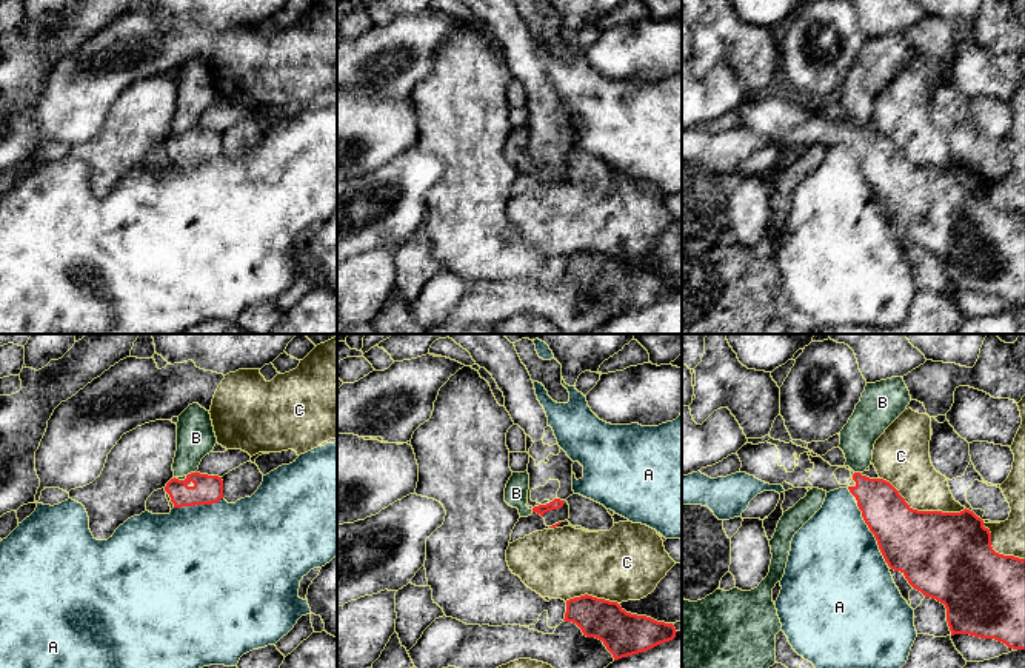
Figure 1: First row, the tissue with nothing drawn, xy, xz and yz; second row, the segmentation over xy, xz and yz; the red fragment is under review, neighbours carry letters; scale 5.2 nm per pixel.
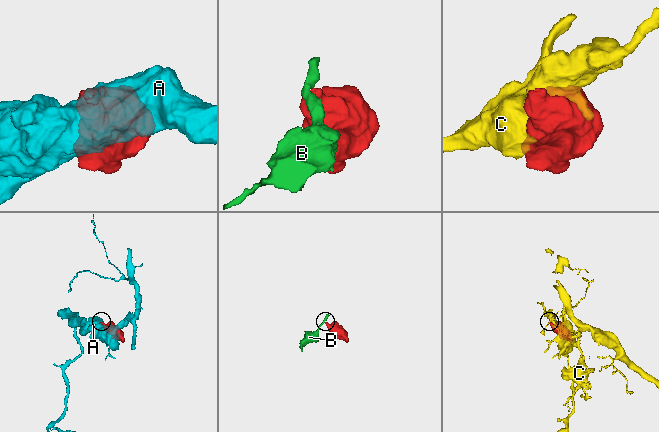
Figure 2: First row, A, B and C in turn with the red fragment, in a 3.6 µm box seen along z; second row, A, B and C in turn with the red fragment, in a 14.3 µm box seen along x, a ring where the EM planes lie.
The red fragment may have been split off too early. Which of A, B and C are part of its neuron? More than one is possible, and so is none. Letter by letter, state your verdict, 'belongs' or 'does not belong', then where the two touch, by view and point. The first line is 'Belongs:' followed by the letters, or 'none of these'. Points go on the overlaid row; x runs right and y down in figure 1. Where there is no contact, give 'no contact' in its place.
Belongs: none of these
A: does not belong; meets red in yz at (871, 531)
B: does not belong; meets red in xy at (191, 473)
C: does not belong; meets red in yz at (922, 511)

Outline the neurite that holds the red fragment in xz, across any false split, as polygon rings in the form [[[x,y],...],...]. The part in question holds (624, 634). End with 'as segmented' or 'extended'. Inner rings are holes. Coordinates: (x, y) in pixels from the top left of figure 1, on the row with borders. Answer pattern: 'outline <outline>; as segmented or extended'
outline [[[588,594],[566,600],[563,620],[576,623],[583,636],[602,640],[614,660],[669,642],[677,633],[673,623],[626,613],[617,602]]]; as segmented

